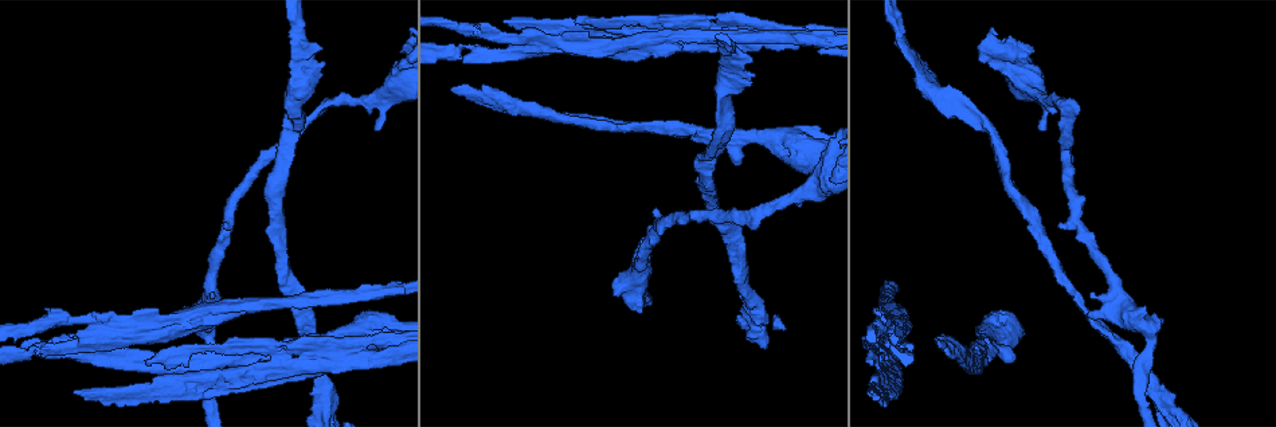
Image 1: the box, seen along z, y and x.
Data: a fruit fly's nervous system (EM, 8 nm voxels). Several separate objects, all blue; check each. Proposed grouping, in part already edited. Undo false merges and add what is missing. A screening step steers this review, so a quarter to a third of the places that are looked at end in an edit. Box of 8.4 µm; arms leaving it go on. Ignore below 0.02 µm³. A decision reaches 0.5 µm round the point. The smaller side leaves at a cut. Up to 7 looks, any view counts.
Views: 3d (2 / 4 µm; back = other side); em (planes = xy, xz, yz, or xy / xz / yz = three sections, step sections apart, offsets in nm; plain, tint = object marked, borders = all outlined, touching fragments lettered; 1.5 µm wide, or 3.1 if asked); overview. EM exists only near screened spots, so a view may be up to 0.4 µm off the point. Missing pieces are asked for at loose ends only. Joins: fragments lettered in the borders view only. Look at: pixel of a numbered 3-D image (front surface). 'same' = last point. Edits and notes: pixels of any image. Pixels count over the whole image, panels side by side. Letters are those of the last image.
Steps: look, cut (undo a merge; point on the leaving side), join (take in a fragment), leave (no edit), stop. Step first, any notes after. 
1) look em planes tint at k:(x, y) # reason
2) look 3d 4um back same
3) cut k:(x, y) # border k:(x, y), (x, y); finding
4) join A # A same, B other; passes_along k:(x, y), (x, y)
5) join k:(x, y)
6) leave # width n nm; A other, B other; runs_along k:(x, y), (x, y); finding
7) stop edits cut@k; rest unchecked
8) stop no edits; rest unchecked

look 3d 2um at 1:(893, 394) # branch stops here

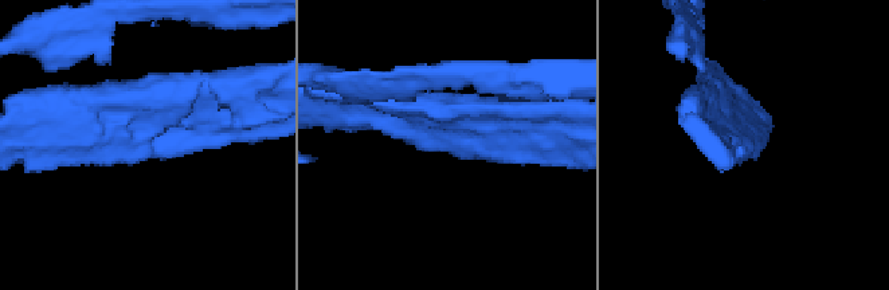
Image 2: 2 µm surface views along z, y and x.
look em planes borders at 2:(182, 149) # need the tissue

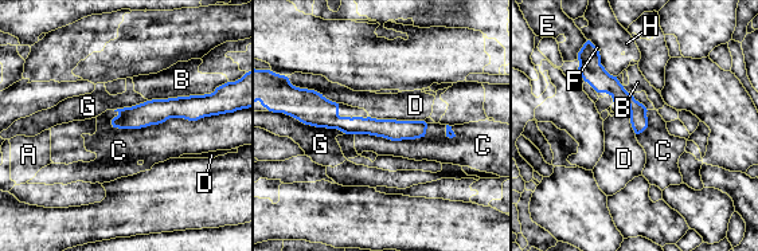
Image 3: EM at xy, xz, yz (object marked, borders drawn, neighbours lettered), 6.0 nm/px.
leave # width 110 nm; A other, B other, C other, D other, E other, F other, G other, H other; runs_along 3:(293, 109), (422, 130); no lettered fragment goes on from it

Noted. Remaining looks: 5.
look em yz step 4 tint at 1:(295, 368) # branch point

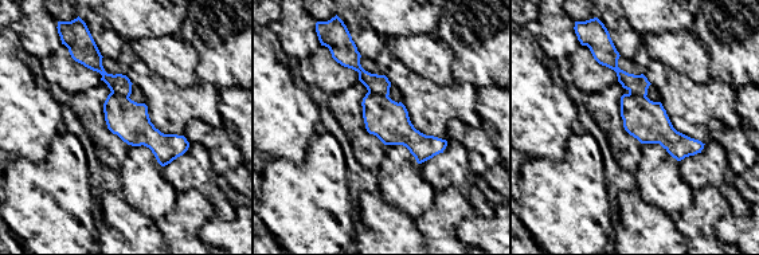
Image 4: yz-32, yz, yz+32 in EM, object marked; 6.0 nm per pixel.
look em planes borders same

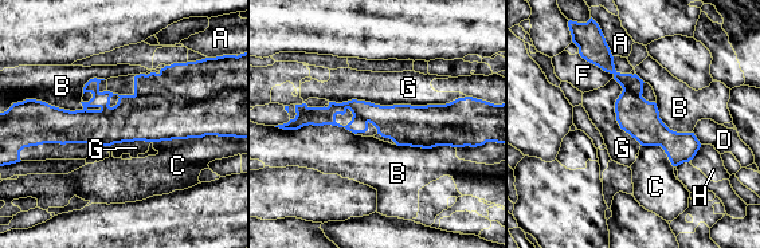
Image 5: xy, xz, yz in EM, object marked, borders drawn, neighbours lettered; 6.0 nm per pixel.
cut 5:(208, 78) # width 160 nm; A other, B other, C other, D other, F other, G other, H other; part_leaving 5:(302, 114), (326, 115), (343, 126), (364, 126); a second neuron is stuck on

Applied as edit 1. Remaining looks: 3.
look em xy step 4 plain at 1:(1091, 317) # branch stops here

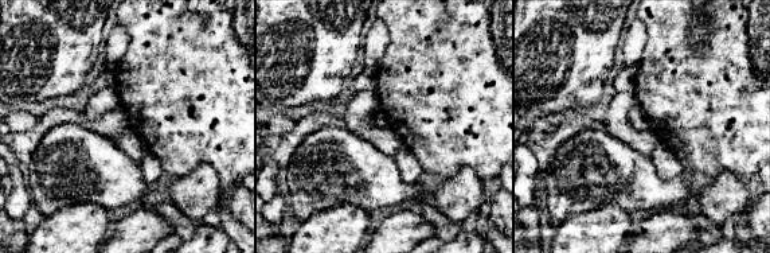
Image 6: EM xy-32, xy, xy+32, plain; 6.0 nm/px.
look em xy step 4 borders same # see the neighbours

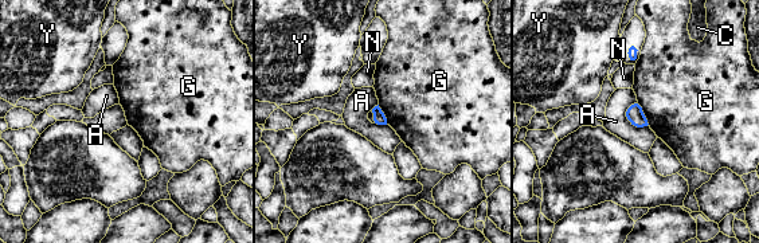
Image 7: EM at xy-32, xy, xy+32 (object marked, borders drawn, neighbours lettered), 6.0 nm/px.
leave # longest_contact A 170 nm; A other, C other, G other, N other, Y other; border 7:(632, 104), (626, 117), (648, 125); none of them fits

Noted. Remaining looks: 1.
stop edits cut@5; rest unchecked

